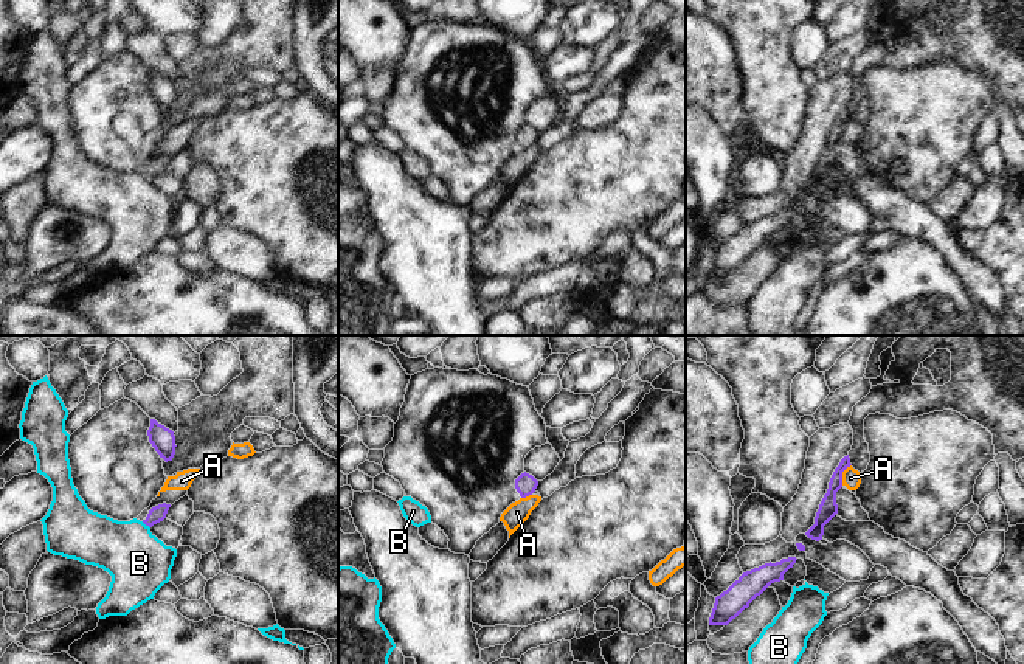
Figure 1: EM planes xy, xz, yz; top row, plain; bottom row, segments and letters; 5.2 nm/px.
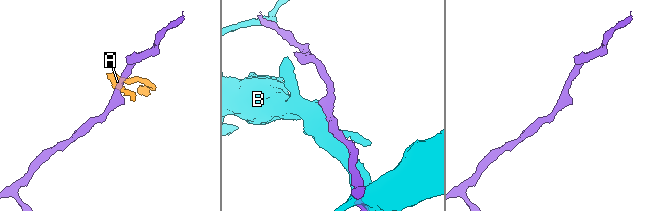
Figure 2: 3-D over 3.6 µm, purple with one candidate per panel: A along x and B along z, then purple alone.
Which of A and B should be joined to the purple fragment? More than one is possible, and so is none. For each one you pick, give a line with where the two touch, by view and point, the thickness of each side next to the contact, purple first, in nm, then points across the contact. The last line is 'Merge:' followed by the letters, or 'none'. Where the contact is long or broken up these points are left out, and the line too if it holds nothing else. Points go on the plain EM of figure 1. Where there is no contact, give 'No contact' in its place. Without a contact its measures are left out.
Merge: none

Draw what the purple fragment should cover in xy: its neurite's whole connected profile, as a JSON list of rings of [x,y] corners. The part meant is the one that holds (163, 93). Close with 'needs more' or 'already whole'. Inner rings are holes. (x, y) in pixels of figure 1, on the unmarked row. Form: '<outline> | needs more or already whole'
[[[150,71],[147,88],[160,110],[163,110],[166,115],[172,113],[177,99],[174,84],[158,76],[155,71]]] | already whole

